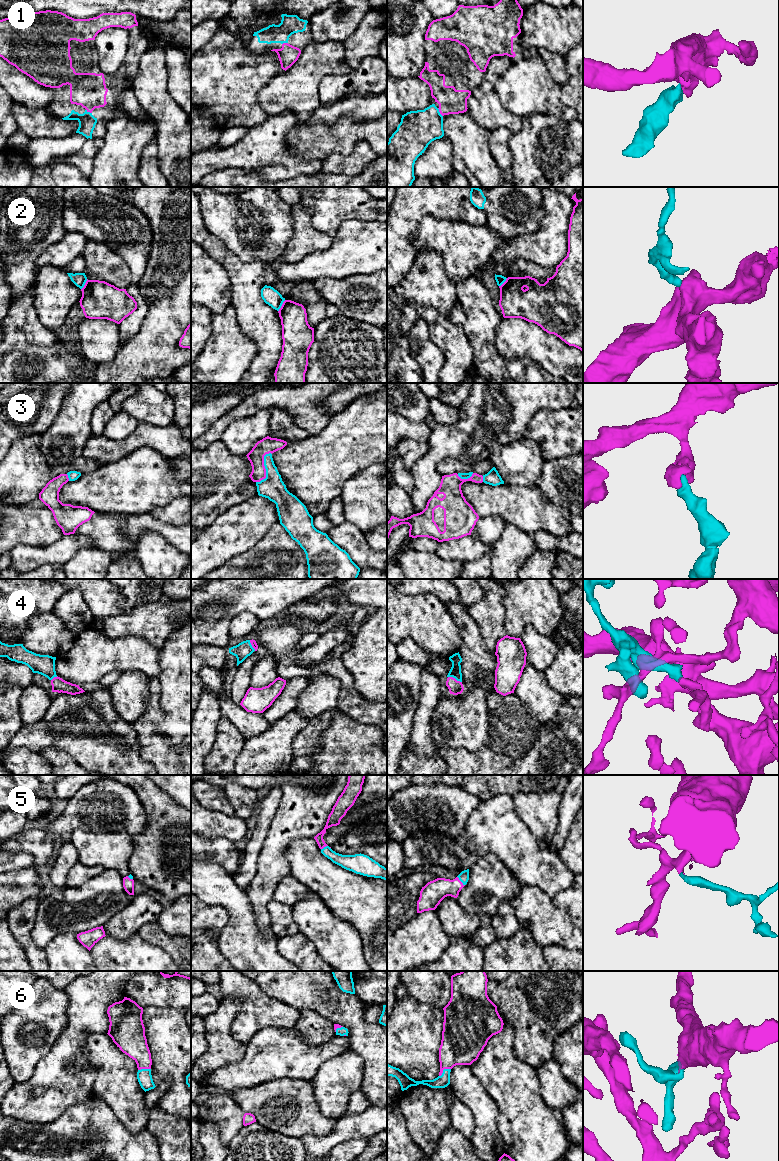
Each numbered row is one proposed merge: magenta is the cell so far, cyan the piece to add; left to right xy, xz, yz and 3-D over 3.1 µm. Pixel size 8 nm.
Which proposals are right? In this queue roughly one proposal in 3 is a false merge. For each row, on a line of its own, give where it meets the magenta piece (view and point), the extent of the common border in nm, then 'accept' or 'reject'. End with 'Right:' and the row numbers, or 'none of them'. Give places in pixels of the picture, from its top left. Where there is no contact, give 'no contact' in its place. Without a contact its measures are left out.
1: contact yz (439, 111); length 80 nm; accept
2: contact xz (281, 306); length 110 nm; reject
3: contact xz (264, 468); length 280 nm; accept
4: contact yz (454, 678); length 120 nm; accept
5: contact yz (460, 881); length 100 nm; accept
6: contact yz (443, 1069); length 120 nm; accept
Right: 1, 3, 4, 5, 6

